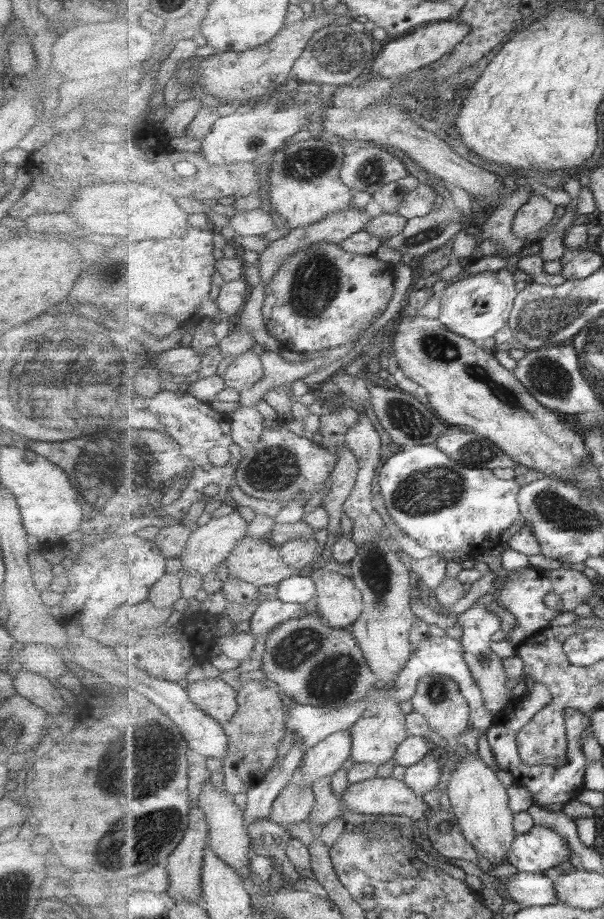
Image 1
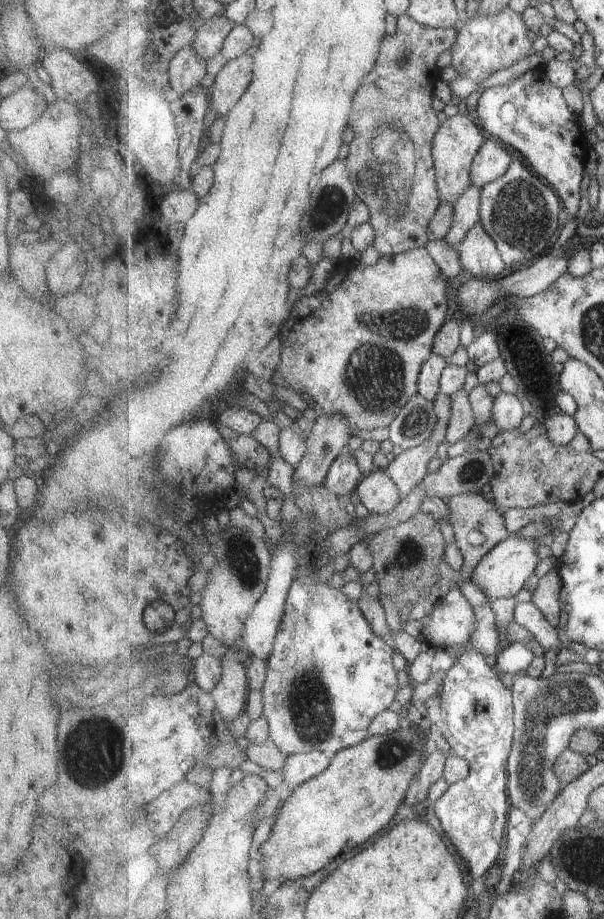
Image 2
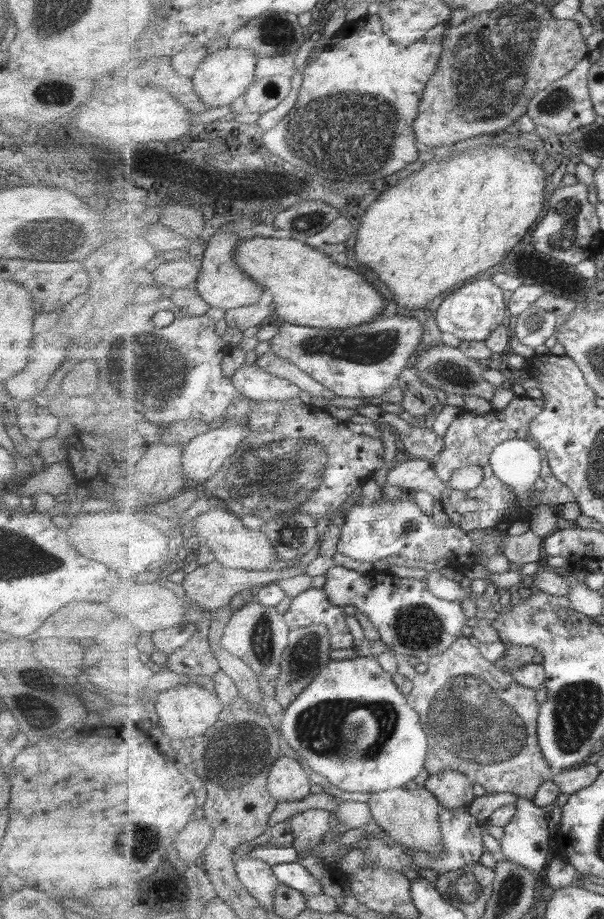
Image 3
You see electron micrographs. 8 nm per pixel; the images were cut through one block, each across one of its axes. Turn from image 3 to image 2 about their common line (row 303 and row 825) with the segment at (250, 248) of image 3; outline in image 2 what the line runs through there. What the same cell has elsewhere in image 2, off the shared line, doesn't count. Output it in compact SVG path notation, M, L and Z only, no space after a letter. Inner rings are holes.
M405 724L401 730L381 734L381 736L370 736L361 744L340 750L332 757L329 768L323 774L301 784L295 792L285 794L282 809L276 817L275 826L269 837L259 841L262 861L262 877L259 879L259 886L271 889L283 882L301 880L314 872L320 872L319 870L329 866L331 860L367 842L371 836L383 830L397 814L413 778L419 774L424 762L421 761L423 753L427 753L426 745L429 740L431 737L424 736L423 730L417 724L415 726Z

